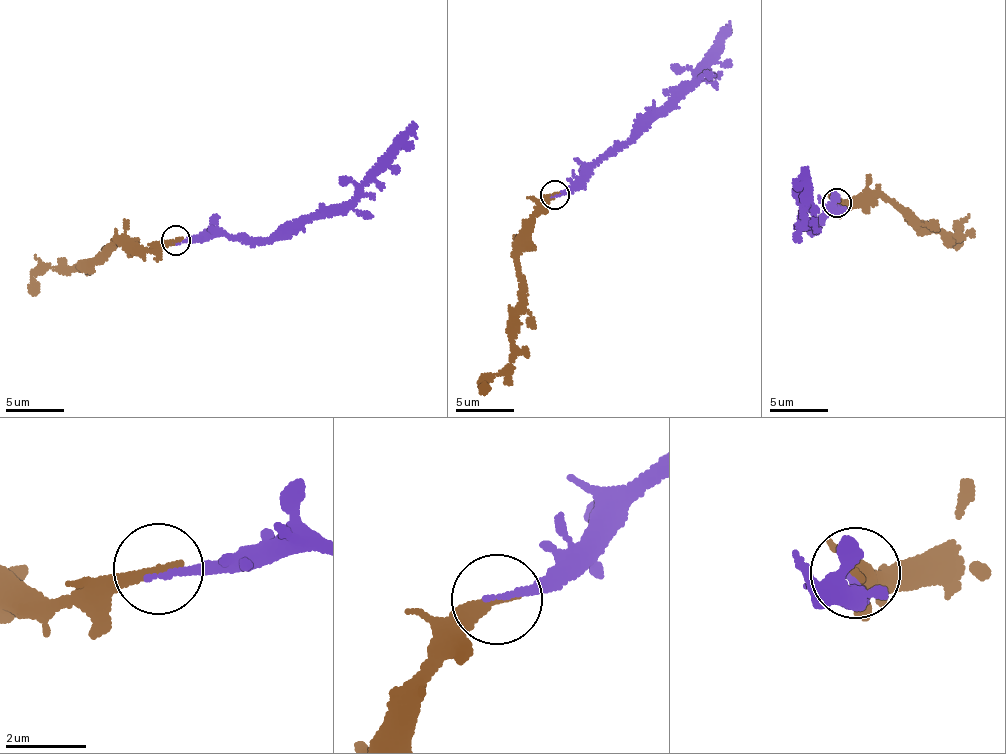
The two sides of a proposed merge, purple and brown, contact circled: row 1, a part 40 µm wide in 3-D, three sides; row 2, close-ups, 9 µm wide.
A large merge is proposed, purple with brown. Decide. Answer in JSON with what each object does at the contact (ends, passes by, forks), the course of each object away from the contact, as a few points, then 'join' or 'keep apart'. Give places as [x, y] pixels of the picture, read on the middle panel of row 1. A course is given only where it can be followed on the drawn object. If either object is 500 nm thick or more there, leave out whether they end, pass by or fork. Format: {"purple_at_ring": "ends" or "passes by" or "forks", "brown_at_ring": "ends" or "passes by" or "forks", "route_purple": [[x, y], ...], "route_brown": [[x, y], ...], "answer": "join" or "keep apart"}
{"purple_at_ring": "ends", "brown_at_ring": "ends", "route_purple": [[555, 194], [580, 188], [603, 157], [633, 141], [681, 98], [695, 77], [692, 74], [717, 44], [726, 25]], "route_brown": [[555, 194], [544, 198], [518, 265], [525, 295], [513, 320], [512, 357], [480, 386], [488, 390]], "answer": "join"}

